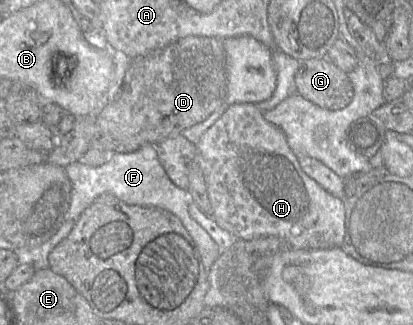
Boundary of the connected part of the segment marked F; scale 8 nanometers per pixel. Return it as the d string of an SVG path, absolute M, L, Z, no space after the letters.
M145 145L137 151L129 153L115 153L99 167L76 161L68 165L65 170L72 186L71 202L66 220L77 221L83 211L97 197L102 194L112 194L128 205L157 207L178 217L197 246L207 272L223 252L206 230L190 216L189 205L192 202L188 190L179 188L171 181L158 158L156 145Z

